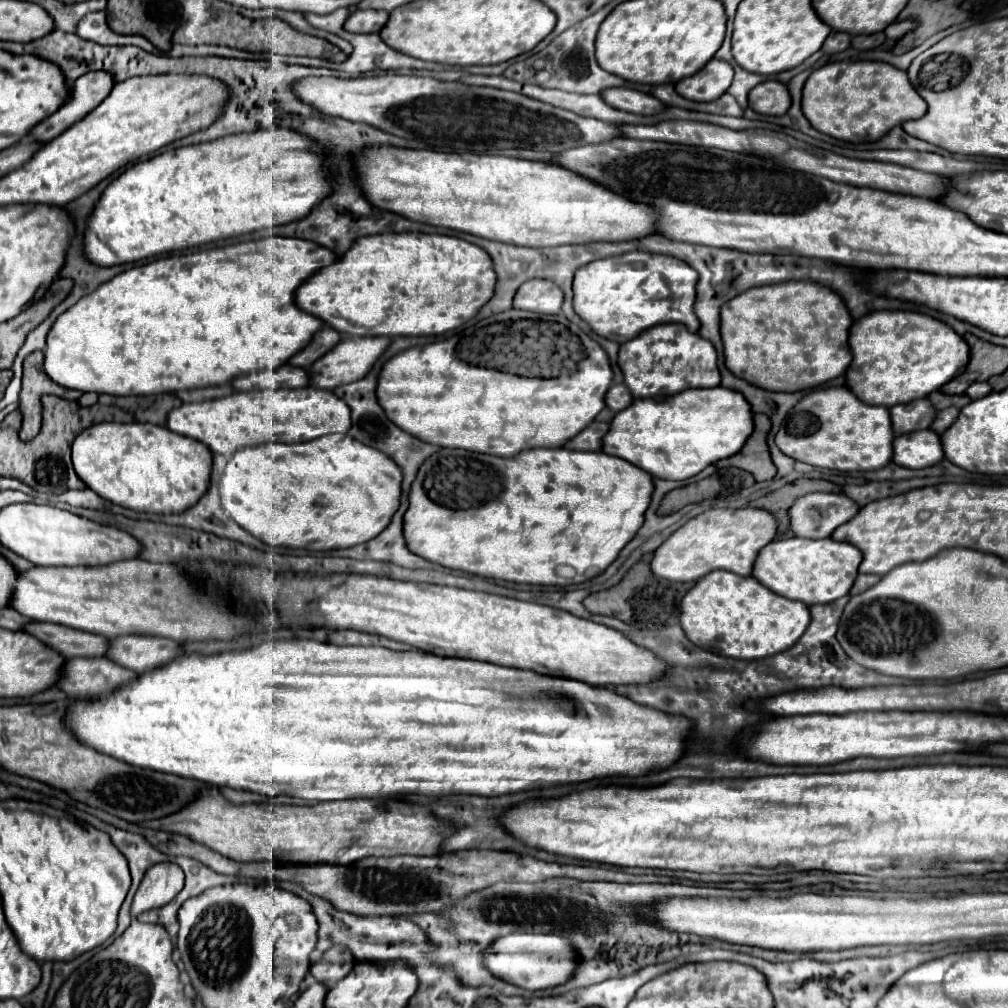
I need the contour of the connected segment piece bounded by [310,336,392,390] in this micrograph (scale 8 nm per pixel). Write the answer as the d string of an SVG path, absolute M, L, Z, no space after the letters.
M386 336L384 338L344 338L326 356L322 356L320 360L316 360L312 364L310 386L332 390L340 384L350 384L350 382L364 378L370 372L370 368L374 366L374 362L386 352L390 342L392 342L392 338L386 338Z

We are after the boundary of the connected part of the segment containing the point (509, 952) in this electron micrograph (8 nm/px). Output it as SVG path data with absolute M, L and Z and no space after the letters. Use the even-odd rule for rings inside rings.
M510 934L498 938L480 956L494 976L526 990L540 990L562 984L574 974L578 966L578 958L568 938L556 934Z

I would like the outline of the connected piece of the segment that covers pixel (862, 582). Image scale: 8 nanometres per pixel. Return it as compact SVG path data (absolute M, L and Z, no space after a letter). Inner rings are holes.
M858 574L858 578L856 578L856 584L852 586L852 596L854 594L860 594L860 592L864 592L864 590L868 590L870 586L874 586L876 582L880 582L880 576L876 576L876 574Z

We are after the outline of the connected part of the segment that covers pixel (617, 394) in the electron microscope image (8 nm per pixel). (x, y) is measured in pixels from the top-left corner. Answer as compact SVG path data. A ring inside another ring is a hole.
M616 384L616 386L612 386L612 388L608 390L608 394L606 394L606 406L608 406L610 410L614 410L614 412L620 412L620 410L628 408L632 400L634 400L634 396L632 396L632 392L626 388L626 384Z

